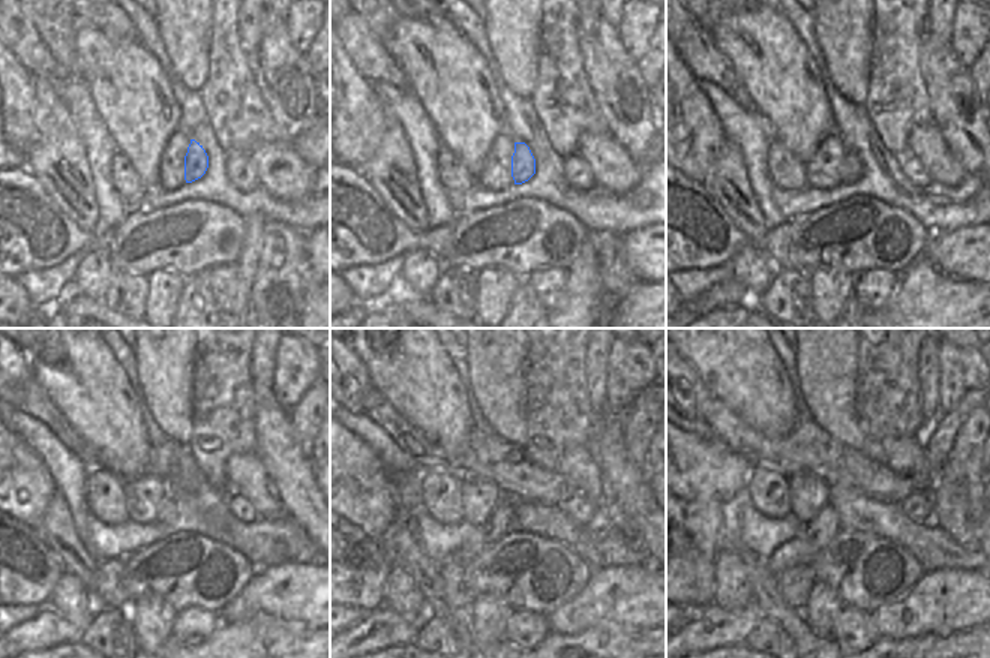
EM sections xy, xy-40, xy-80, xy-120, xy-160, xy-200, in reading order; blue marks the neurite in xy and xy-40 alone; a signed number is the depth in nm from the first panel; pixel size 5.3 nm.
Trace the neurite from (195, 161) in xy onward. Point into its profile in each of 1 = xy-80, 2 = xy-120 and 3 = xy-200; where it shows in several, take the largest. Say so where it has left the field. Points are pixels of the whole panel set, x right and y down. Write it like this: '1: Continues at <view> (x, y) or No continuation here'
1: Continues at xy-80 (852, 167)
2: Continues at xy-120 (167, 511)
3: Continues at xy-200 (815, 535).

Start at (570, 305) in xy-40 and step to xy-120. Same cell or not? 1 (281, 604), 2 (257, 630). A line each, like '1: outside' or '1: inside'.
1: outside
2: inside

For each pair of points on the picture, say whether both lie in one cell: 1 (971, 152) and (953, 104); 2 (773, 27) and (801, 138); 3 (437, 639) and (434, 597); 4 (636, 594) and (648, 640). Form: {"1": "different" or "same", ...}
{"1": "same", "2": "same", "3": "different", "4": "different"}

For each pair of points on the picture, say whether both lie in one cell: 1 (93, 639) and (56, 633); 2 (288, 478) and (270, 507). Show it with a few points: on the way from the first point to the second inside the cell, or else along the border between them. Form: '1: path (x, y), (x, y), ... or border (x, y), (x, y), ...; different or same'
1: border (83, 631), (78, 639); different
2: border (263, 465), (270, 487), (287, 514); different

